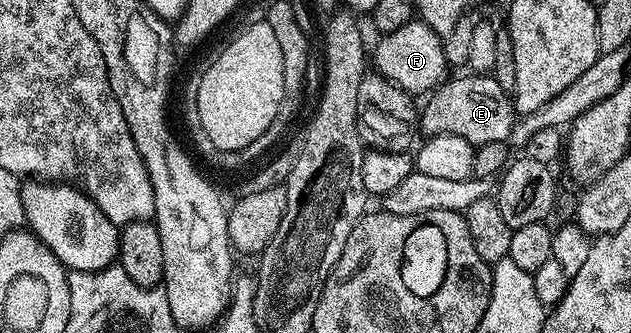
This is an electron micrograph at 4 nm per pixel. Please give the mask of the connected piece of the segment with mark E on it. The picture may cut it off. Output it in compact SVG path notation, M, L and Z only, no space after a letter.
M493 75L469 76L451 76L425 98L426 106L420 109L421 132L424 131L426 137L460 135L475 147L493 141L506 141L516 120L511 94L496 83Z

